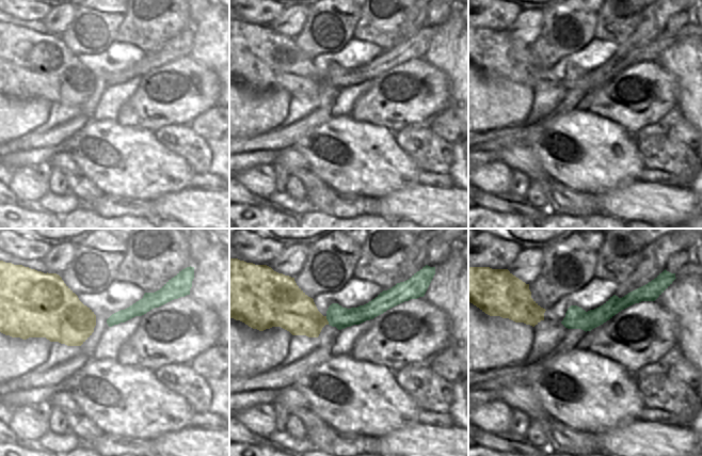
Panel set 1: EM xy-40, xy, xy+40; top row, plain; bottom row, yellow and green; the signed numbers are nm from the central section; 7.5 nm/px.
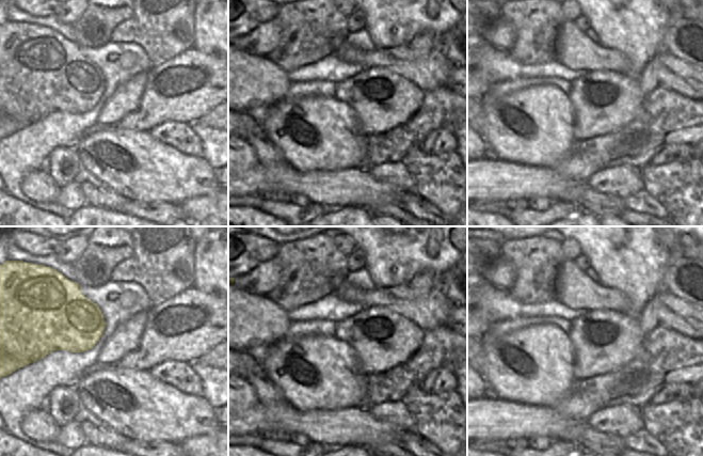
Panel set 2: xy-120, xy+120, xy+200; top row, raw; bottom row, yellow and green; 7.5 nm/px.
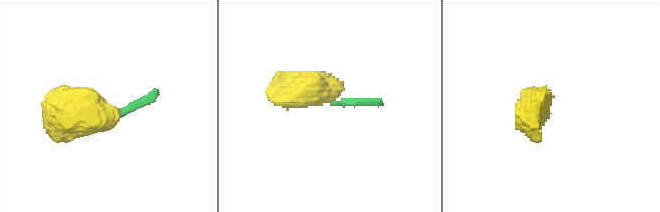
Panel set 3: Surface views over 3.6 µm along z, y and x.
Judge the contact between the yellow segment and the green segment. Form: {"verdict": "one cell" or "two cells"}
{"verdict": "one cell"}

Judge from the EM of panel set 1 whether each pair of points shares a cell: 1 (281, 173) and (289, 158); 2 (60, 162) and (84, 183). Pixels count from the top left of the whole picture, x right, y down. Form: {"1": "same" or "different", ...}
{"1": "different", "2": "same"}

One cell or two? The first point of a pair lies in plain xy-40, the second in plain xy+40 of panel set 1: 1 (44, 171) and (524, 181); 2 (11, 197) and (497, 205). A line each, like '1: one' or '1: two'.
1: one
2: one

